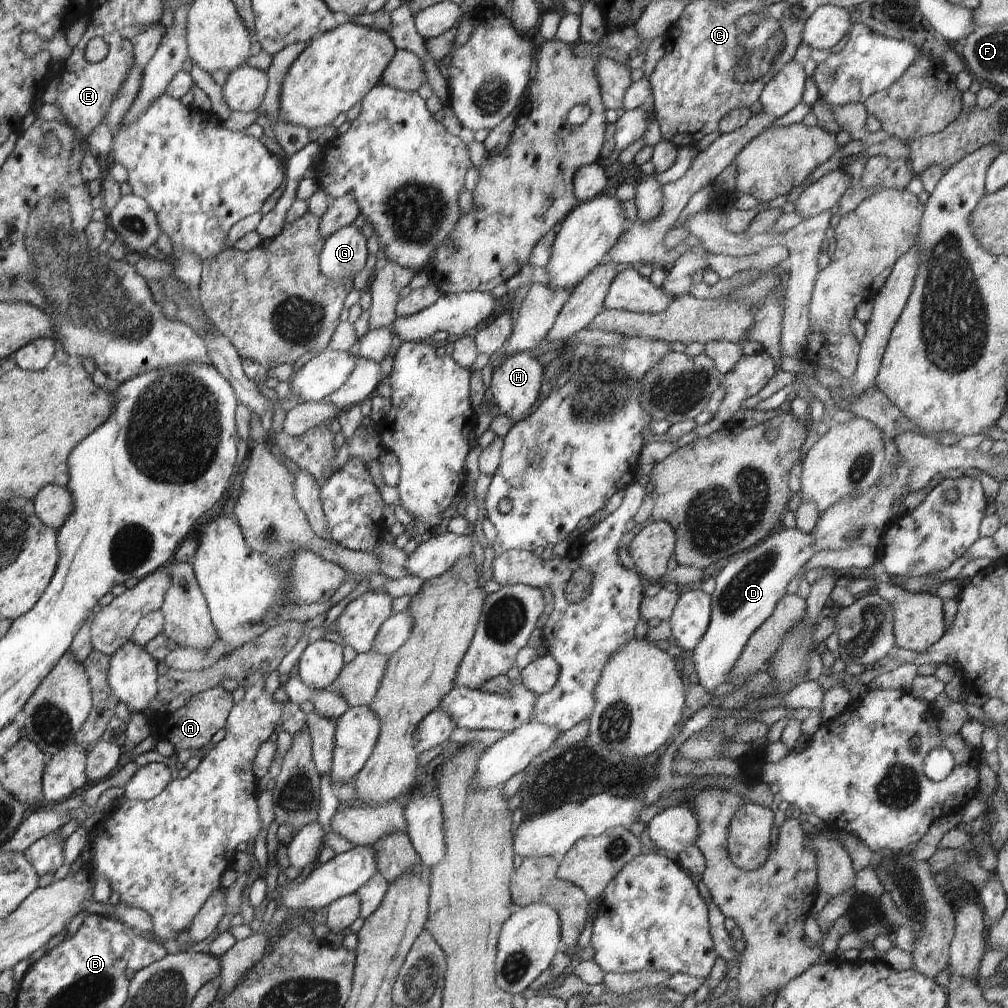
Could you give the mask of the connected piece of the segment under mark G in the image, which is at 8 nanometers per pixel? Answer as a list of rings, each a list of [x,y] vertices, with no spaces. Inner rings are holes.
[[[353,225],[341,228],[325,240],[320,252],[320,272],[326,278],[352,277],[366,268],[366,238]]]

